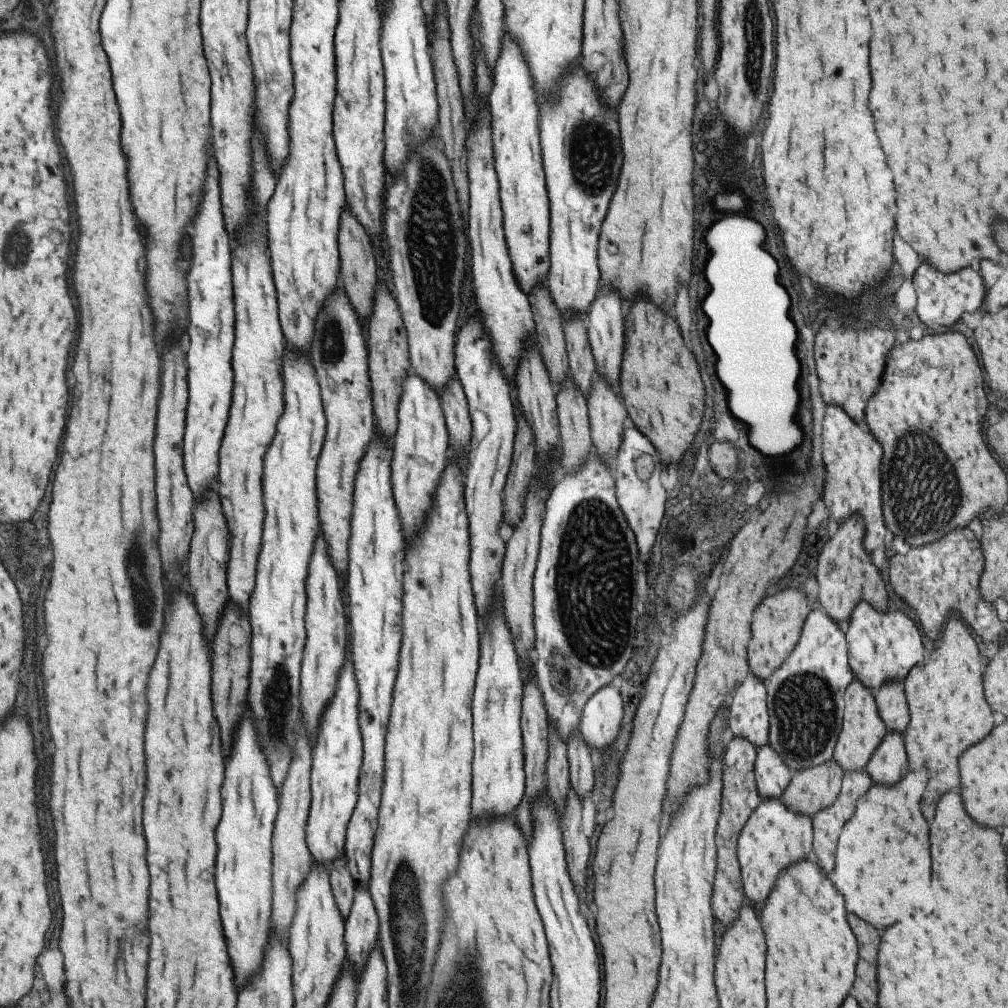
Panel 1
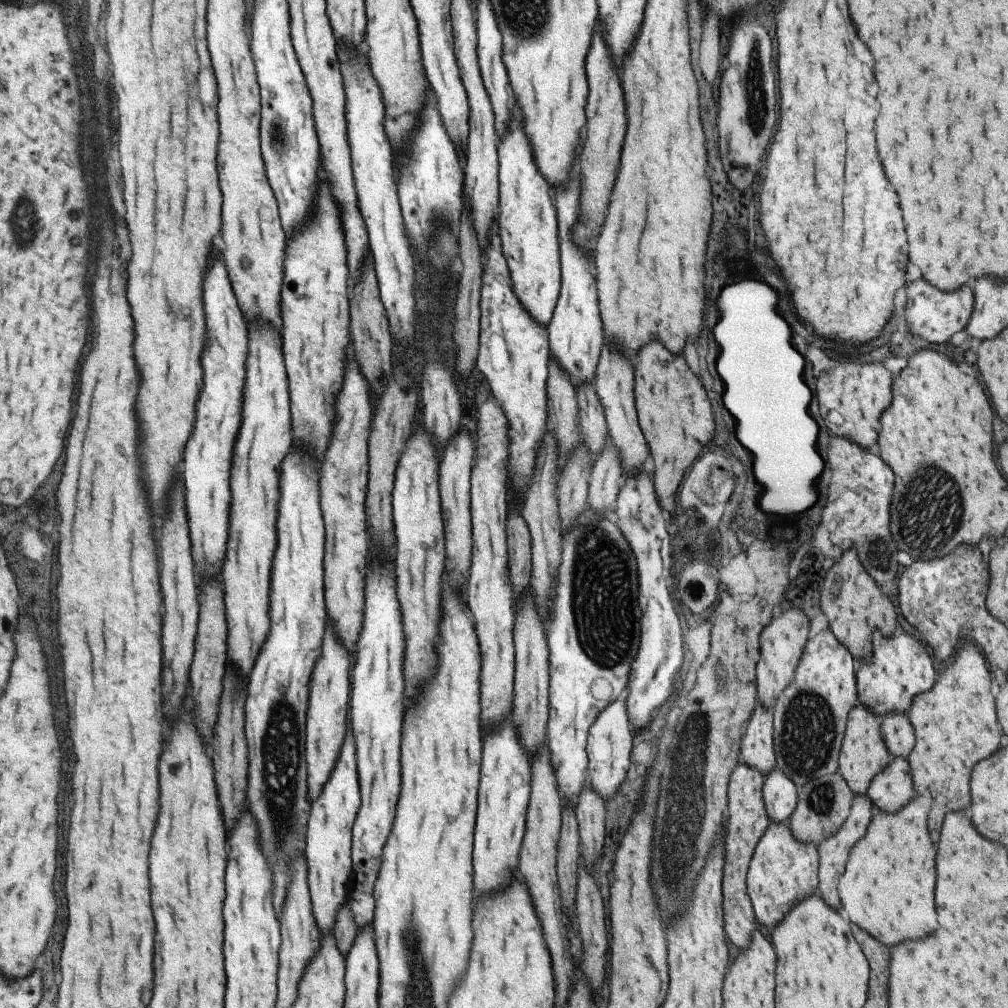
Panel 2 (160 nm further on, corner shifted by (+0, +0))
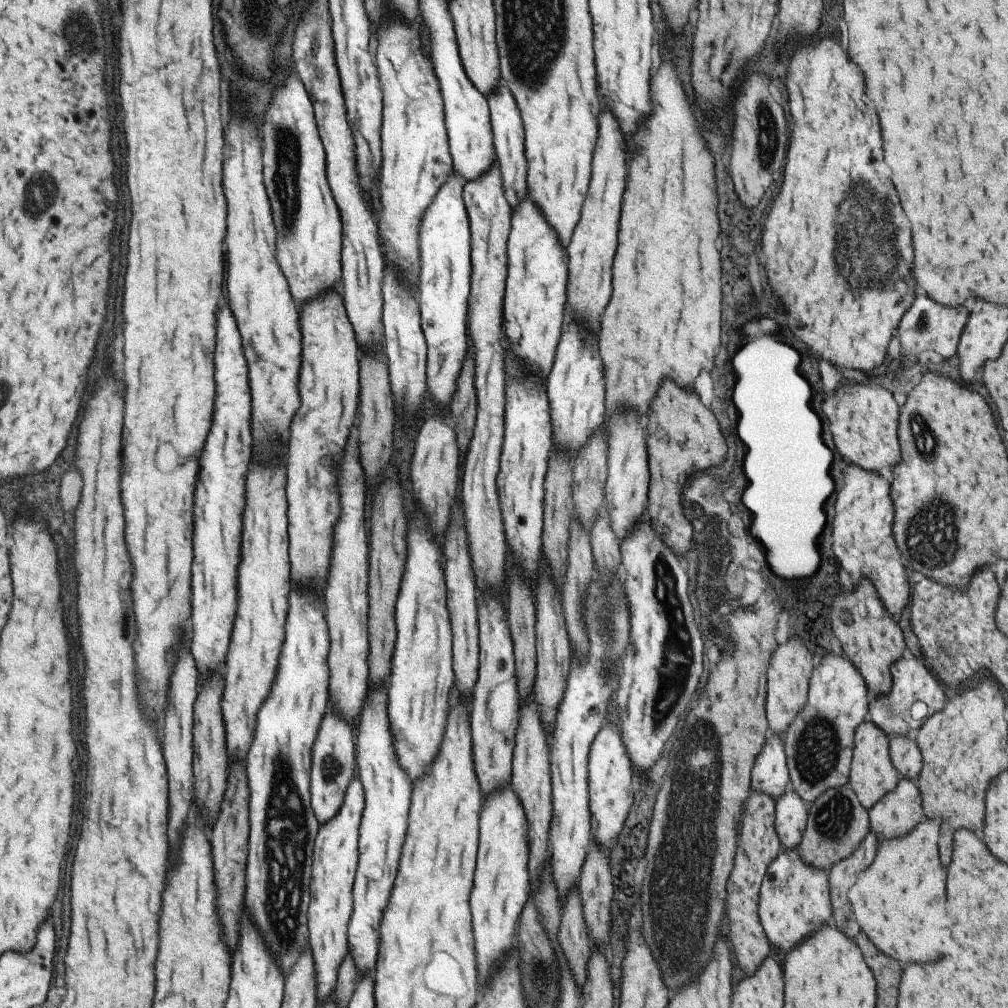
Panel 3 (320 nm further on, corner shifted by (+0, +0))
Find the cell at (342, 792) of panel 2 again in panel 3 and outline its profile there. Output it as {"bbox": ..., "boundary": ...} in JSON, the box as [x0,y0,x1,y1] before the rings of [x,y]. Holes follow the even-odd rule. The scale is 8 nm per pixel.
{"bbox":[307,775,364,1005],"boundary":[[[357,775],[353,776],[345,802],[336,815],[318,825],[309,883],[310,901],[307,909],[308,948],[314,966],[317,1005],[333,992],[339,965],[348,953],[347,923],[352,913],[352,884],[358,861],[358,828],[364,807],[363,789]]]}

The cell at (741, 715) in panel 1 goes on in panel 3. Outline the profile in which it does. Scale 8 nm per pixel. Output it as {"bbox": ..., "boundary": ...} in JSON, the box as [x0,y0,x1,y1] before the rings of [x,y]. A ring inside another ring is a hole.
{"bbox":[750,734,789,802],"boundary":[[[768,734],[750,772],[750,790],[765,793],[774,802],[789,786],[786,758],[779,735]]]}

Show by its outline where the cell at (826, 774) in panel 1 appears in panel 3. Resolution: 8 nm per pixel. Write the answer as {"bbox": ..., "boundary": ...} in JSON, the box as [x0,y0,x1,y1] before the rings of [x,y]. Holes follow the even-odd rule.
{"bbox":[796,785,870,872],"boundary":[[[848,785],[827,789],[807,804],[806,827],[796,846],[800,859],[810,867],[827,872],[831,865],[851,856],[870,830],[868,810],[857,800]]]}

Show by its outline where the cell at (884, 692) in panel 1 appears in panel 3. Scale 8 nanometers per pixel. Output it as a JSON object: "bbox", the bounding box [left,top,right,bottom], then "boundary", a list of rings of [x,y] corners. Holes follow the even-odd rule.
{"bbox":[889,736,921,782],"boundary":[[[890,736],[889,756],[892,765],[901,778],[915,782],[921,770],[921,756],[912,736]]]}

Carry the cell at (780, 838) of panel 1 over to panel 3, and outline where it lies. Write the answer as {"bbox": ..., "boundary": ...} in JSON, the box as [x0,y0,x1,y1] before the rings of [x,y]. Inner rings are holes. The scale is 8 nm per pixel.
{"bbox":[757,849,831,952],"boundary":[[[781,849],[768,864],[758,892],[757,914],[768,943],[789,952],[814,930],[831,923],[827,872],[806,865],[795,849]]]}

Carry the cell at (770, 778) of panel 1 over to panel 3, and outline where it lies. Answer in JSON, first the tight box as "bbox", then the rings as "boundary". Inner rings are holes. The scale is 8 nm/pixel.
{"bbox":[774,791,808,849],"boundary":[[[793,791],[785,792],[774,802],[774,829],[782,849],[795,849],[806,827],[808,810]]]}

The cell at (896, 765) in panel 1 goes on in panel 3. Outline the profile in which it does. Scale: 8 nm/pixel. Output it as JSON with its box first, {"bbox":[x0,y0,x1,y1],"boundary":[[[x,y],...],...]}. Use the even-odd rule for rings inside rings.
{"bbox":[868,778,925,842],"boundary":[[[900,778],[891,792],[886,793],[881,800],[878,800],[868,810],[868,821],[870,830],[875,835],[878,842],[889,838],[899,838],[909,834],[921,820],[925,821],[925,816],[921,812],[922,798],[920,790],[916,787],[916,783],[908,778]]]}

